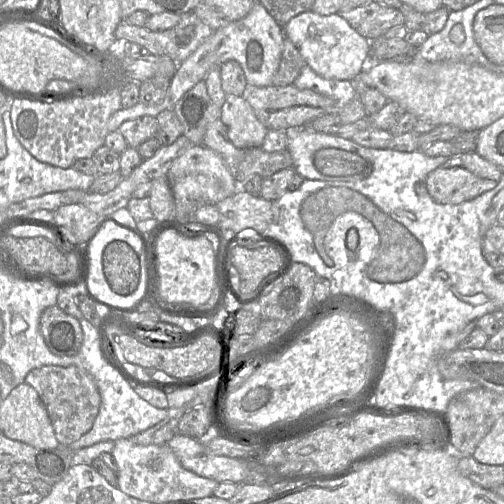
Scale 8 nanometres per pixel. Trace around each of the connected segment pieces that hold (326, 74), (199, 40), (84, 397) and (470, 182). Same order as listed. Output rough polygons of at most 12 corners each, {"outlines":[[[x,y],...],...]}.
{"outlines":[[[306,11],[283,29],[324,78],[352,81],[371,41],[340,13]],[[193,12],[173,28],[151,31],[121,20],[118,40],[177,63],[214,32]],[[46,365],[25,382],[60,446],[87,433],[101,397],[77,366]],[[476,151],[452,155],[424,183],[439,204],[460,204],[503,171]]]}

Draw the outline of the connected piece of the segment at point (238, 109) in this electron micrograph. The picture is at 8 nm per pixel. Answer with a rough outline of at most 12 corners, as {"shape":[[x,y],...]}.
{"shape":[[226,96],[221,121],[237,148],[261,147],[269,130],[245,96]]}

